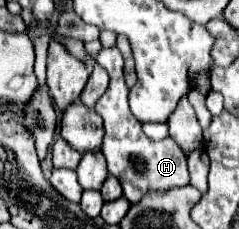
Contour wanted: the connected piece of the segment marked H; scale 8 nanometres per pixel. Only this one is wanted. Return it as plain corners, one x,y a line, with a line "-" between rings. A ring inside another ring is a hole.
117,46
101,48
101,52
97,56
93,56
93,60
99,66
103,66
111,76
107,92
95,104
95,112
103,118
103,128
105,128
101,152
107,160
109,174
115,176
121,182
123,196
131,204
137,204
147,192
159,192
159,190
167,192
171,188
187,186
189,184
187,156
181,150
181,146
171,138
165,138
165,140
159,140
159,142
149,140
141,130
141,122
129,110
129,102
127,102
129,100
129,88
125,84
123,56
121,56
119,48
-
141,164
145,164
145,168
135,168
135,166
141,166

